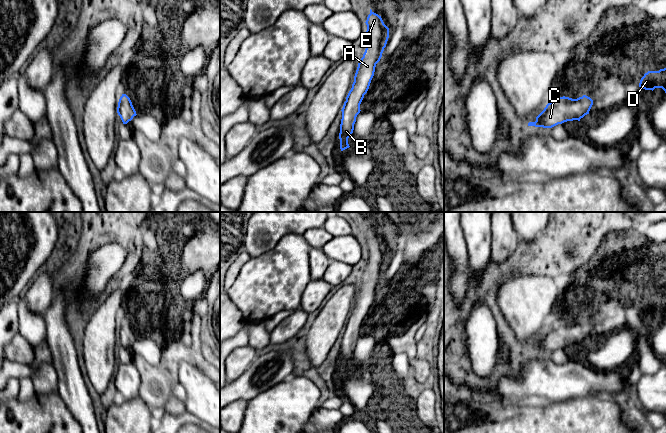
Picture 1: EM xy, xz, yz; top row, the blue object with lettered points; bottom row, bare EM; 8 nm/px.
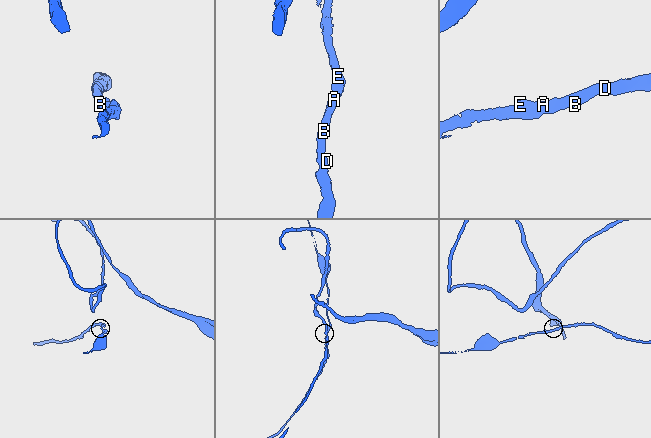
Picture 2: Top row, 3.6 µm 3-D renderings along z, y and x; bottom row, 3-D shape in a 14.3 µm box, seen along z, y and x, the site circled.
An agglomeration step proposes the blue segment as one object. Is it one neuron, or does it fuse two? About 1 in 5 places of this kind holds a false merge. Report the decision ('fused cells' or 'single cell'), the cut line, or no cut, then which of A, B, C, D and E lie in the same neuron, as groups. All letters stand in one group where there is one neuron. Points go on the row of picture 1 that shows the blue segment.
single cell; no cut; A B C D E

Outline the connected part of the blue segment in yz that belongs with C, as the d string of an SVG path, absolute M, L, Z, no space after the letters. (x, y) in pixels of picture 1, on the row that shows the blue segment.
M583 95L577 99L569 97L556 97L546 105L544 110L536 117L535 122L529 122L528 126L552 128L567 121L580 121L593 105L593 100Z

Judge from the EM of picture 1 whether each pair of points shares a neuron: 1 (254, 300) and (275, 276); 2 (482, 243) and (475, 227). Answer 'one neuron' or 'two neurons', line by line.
1: one neuron
2: one neuron

